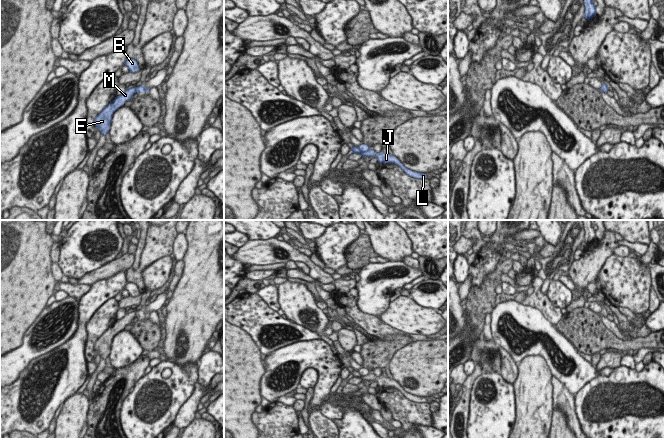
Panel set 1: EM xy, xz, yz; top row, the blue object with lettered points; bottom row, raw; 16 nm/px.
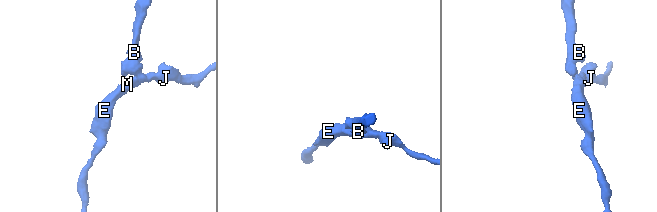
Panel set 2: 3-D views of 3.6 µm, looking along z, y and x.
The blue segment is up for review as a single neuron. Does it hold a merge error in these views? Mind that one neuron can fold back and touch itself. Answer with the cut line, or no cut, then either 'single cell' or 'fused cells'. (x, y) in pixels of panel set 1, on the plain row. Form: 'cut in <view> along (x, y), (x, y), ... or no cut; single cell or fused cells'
cut in xz along (357, 371), (364, 376), (369, 373); fused cells

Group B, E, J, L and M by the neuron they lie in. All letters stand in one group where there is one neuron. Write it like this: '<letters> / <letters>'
B / E J L M

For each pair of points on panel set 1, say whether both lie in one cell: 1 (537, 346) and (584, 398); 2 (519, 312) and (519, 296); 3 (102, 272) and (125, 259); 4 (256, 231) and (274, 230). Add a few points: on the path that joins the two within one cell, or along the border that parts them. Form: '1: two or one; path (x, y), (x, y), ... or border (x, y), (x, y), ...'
1: two; border (597, 376), (589, 380), (575, 395)
2: two; border (521, 302), (515, 299), (507, 299), (496, 305)
3: one; path (108, 270), (119, 264)
4: one; path (260, 230), (270, 230)

